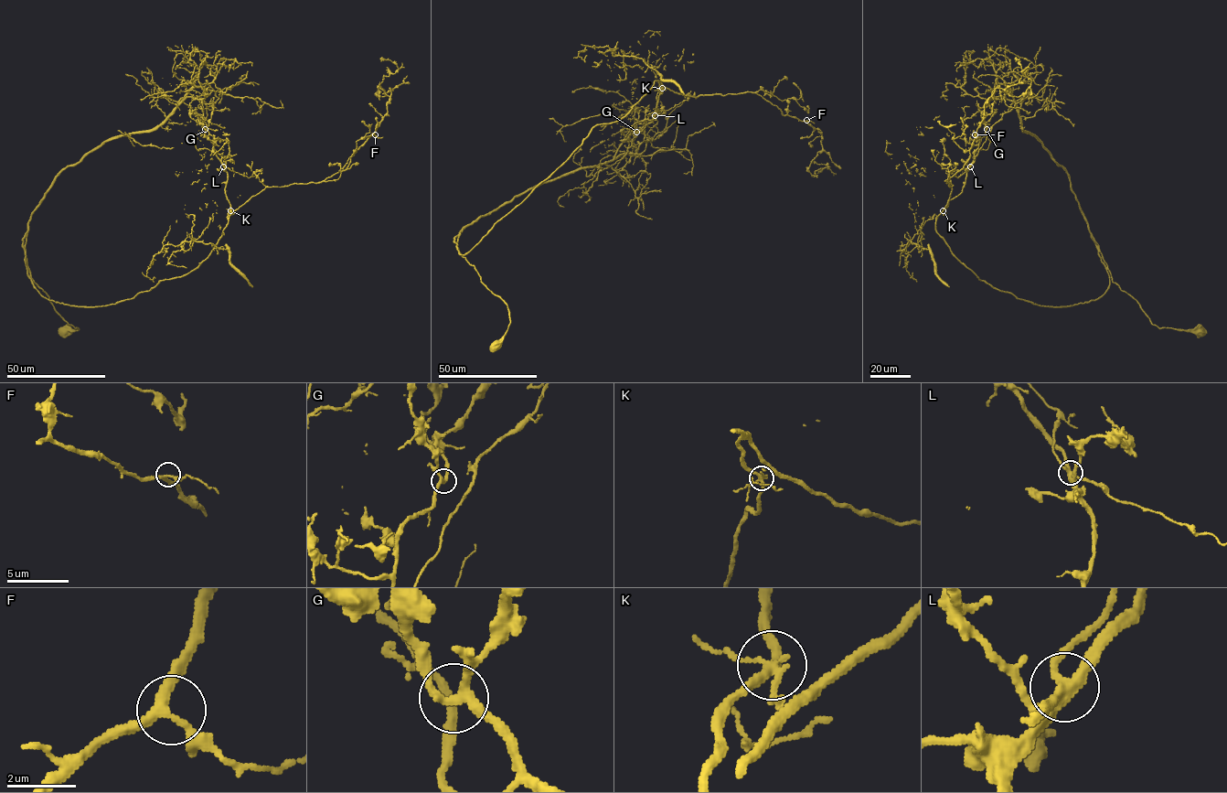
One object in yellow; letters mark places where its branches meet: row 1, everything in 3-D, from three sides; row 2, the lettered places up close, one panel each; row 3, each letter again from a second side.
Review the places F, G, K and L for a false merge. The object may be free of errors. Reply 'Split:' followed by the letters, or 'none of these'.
Split: K

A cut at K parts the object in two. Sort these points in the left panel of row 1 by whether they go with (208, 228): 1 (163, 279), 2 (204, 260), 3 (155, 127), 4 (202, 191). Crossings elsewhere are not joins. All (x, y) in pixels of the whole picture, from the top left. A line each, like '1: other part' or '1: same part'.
1: other part
2: other part
3: other part
4: same part

